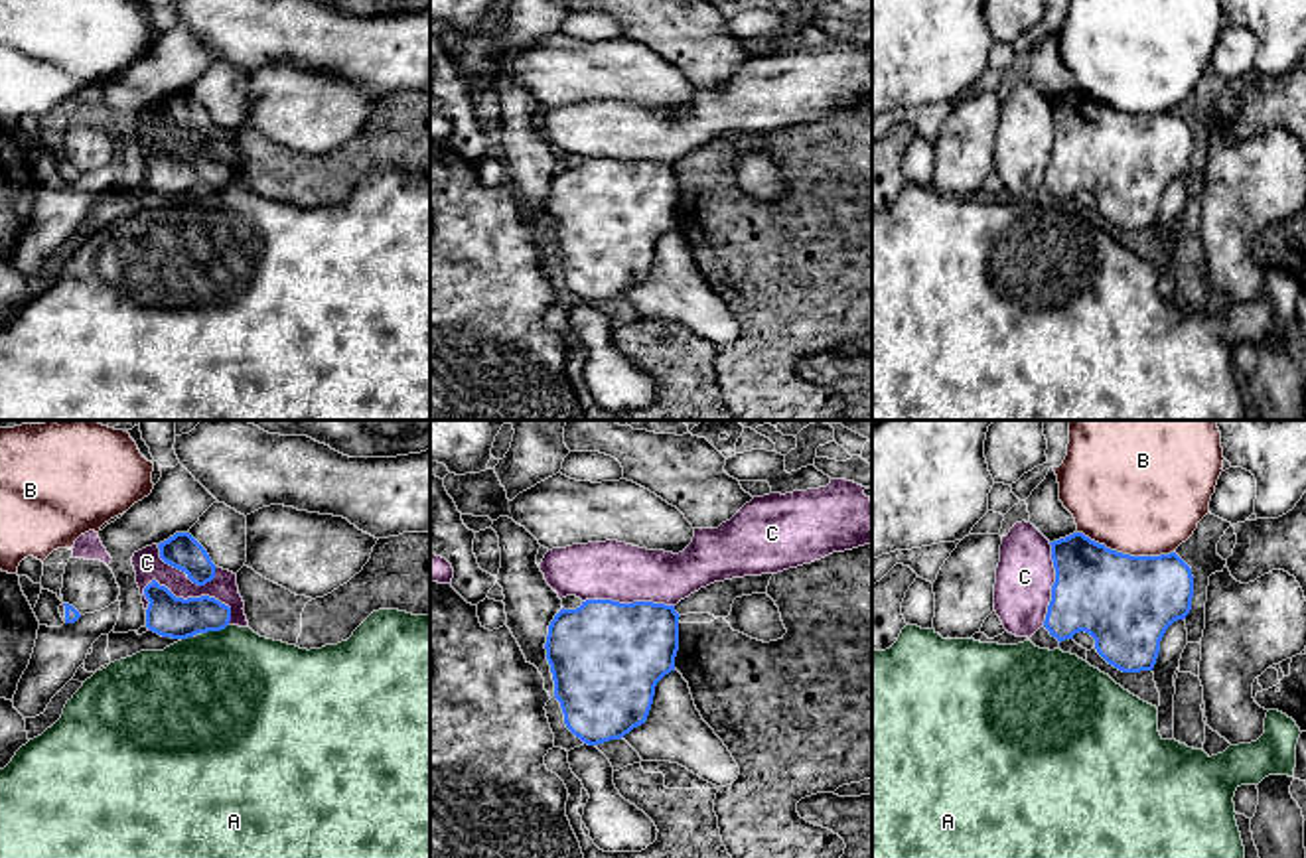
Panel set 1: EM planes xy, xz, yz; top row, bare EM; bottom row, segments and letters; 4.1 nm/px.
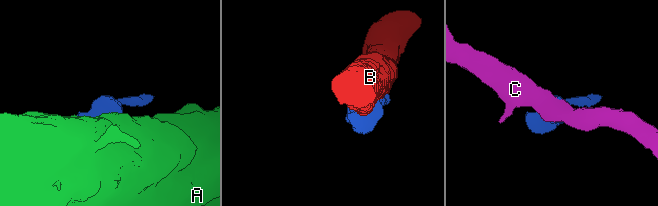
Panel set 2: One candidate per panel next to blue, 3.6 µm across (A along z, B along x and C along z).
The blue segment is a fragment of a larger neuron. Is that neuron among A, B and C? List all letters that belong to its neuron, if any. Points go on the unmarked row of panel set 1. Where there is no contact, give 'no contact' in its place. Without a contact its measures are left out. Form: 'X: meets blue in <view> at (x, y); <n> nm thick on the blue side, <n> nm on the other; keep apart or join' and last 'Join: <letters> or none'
A: meets blue in xy at (214, 188); 170 nm thick on the blue side, 480 nm on the other; keep apart
B: meets blue in yz at (1127, 113); 380 nm thick on the blue side, 460 nm on the other; keep apart
C: meets blue in xy at (194, 156); 170 nm thick on the blue side, 120 nm on the other; keep apart
Join: none

